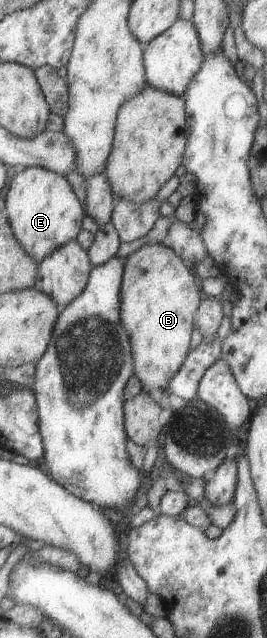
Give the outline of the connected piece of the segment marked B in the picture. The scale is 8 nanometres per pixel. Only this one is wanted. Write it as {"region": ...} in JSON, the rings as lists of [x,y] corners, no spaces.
{"region":[[[166,244],[143,245],[135,253],[124,258],[122,281],[119,291],[120,323],[129,337],[131,345],[134,377],[142,387],[166,391],[167,381],[179,370],[186,354],[190,351],[189,342],[197,307],[200,303],[196,275],[187,269],[183,262]]]}

